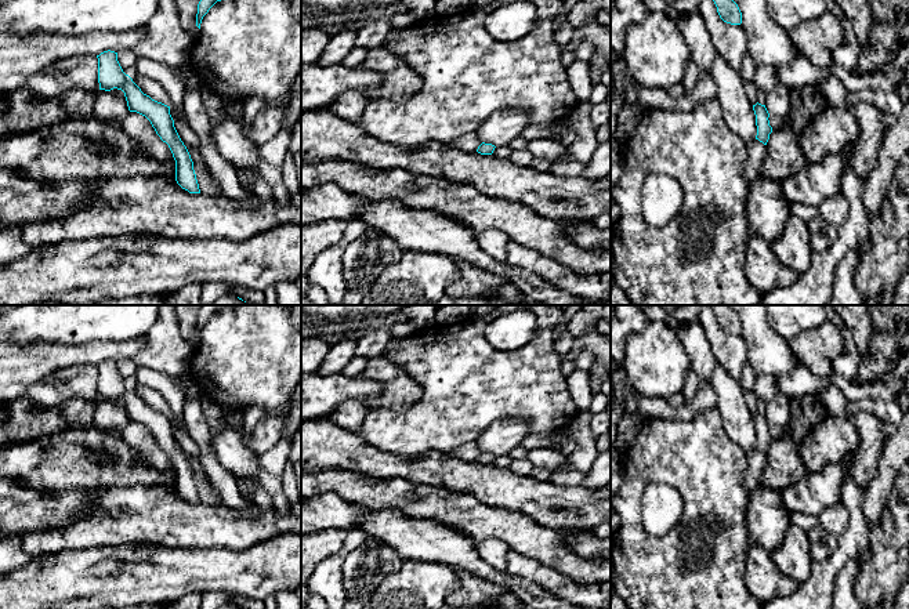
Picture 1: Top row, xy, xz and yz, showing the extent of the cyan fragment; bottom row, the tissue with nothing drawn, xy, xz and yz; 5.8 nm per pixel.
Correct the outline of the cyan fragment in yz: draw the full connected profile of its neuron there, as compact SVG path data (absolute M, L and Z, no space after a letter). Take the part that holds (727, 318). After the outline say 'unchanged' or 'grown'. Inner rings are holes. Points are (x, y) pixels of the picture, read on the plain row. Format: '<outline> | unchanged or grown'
M710 305L717 316L720 327L731 334L742 333L742 322L731 305Z | unchanged

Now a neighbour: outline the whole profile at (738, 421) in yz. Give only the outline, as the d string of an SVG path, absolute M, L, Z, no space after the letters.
M718 363L709 381L717 395L724 429L743 452L756 449L757 435L753 414L745 400L740 380L734 378L727 369Z

